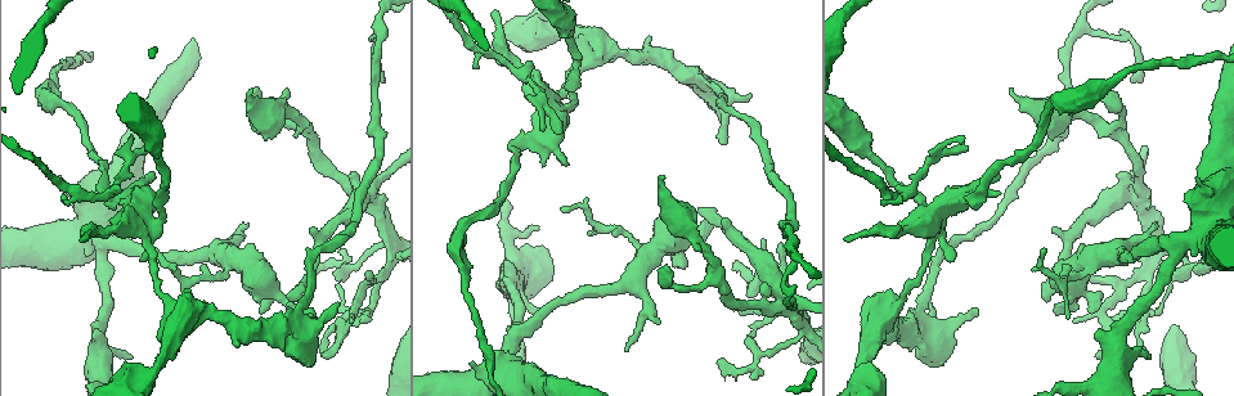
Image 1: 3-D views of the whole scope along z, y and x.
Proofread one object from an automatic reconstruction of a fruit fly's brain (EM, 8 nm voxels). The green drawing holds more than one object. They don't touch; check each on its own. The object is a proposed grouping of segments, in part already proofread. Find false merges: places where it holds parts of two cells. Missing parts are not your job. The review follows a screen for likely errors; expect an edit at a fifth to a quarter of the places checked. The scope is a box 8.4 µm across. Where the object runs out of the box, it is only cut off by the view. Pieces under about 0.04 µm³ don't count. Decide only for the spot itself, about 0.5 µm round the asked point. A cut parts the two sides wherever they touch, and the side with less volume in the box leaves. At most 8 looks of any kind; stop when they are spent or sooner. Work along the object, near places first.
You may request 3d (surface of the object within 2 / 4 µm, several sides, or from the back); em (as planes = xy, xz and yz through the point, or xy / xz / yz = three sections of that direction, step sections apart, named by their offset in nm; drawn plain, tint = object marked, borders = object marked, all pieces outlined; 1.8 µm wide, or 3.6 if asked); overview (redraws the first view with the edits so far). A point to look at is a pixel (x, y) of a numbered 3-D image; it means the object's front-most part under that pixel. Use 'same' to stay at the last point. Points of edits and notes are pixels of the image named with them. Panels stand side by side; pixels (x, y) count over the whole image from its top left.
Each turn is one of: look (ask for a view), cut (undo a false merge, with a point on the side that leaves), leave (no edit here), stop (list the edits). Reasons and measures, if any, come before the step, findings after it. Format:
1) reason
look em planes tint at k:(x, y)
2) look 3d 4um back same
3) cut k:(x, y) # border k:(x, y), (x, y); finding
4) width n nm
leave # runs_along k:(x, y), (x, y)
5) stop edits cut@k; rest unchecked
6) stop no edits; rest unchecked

abrupt turn
look 3d 4um at 1:(391, 270)

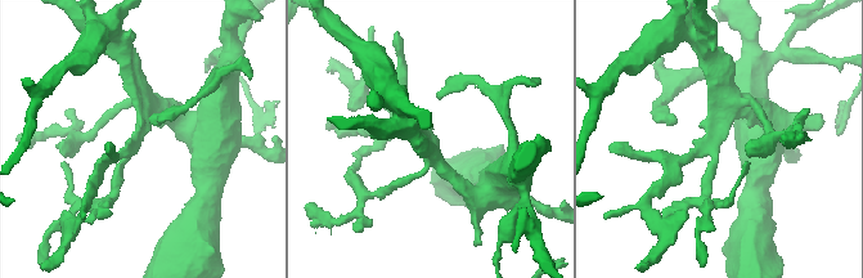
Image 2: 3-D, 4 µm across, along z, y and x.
now the EM
look em yz step 8 tint at 2:(137, 139)

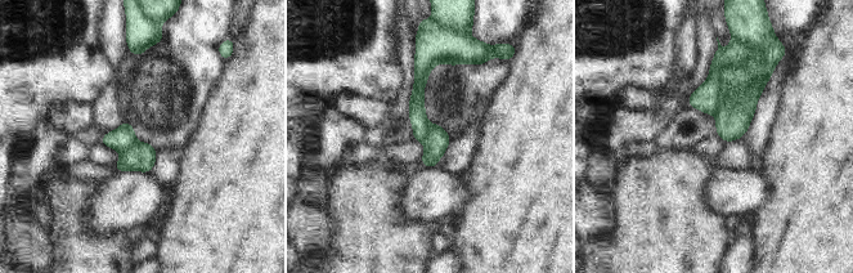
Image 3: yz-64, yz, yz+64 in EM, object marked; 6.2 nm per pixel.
width 160 nm
cut 3:(705, 98) # two cells meet here

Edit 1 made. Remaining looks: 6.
see it whole again
look overview

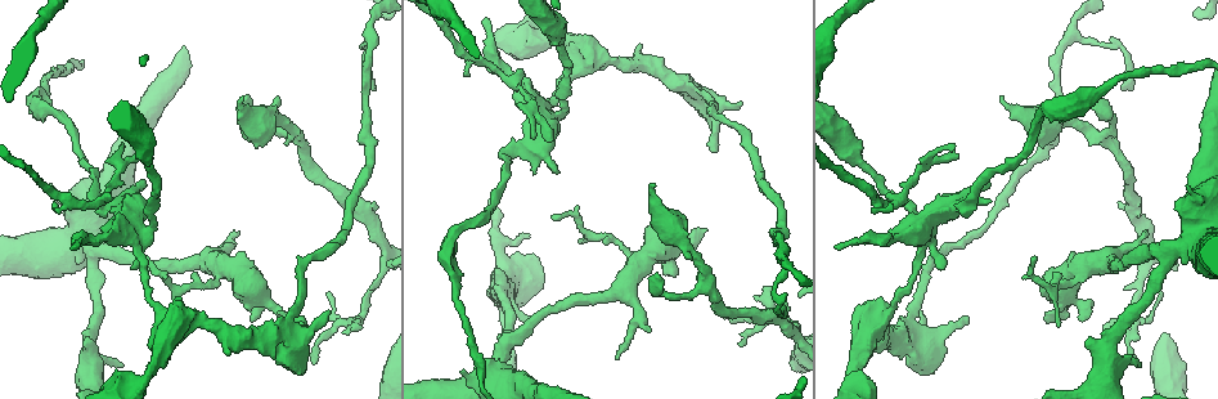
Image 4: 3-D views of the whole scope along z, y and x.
abrupt turn
look em xz step 8 plain at 4:(136, 244)

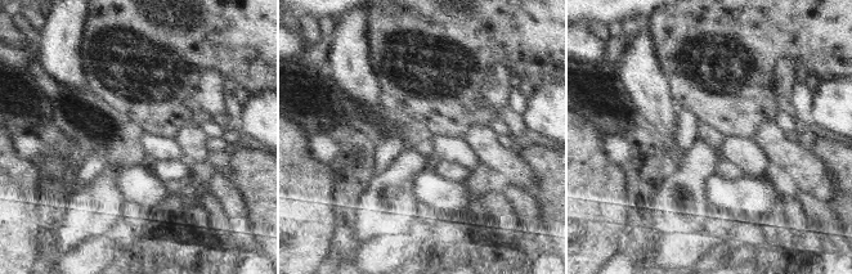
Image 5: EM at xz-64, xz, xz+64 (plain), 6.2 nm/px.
look em xz step 8 tint same

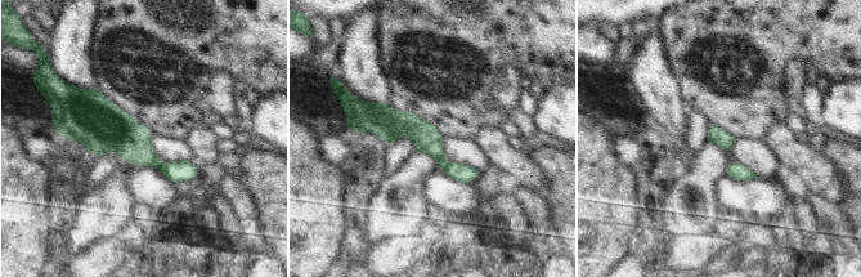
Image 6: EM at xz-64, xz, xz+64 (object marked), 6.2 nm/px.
cut 6:(454, 170) # border 6:(444, 161), (439, 165); two cells meet here

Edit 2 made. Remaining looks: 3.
look overview

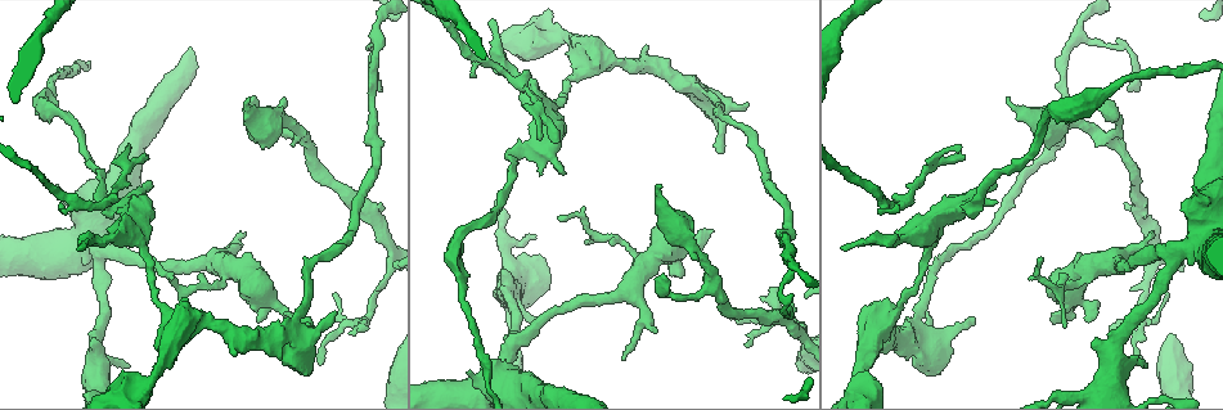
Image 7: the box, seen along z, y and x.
sudden change in width
look 3d 4um at 7:(882, 320)

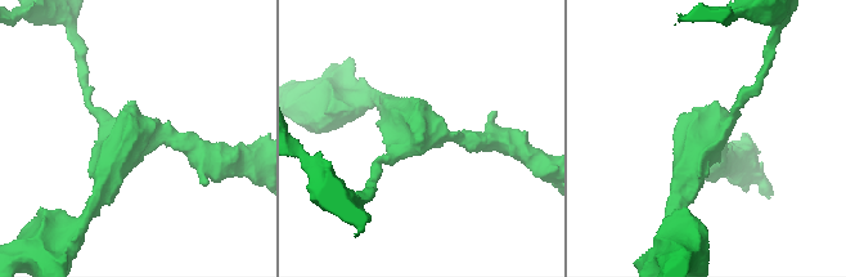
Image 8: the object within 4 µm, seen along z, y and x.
need the tissue
look em 3.6um planes borders at 8:(710, 130)

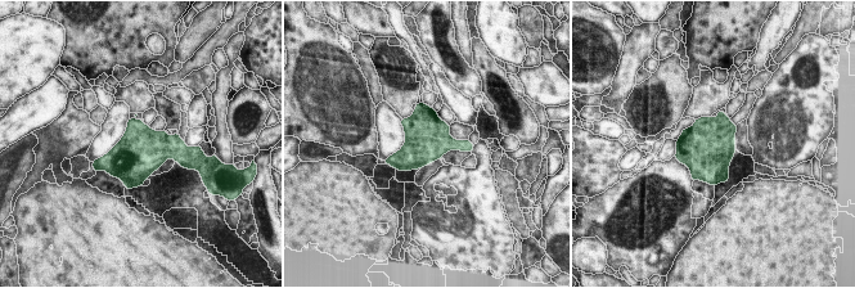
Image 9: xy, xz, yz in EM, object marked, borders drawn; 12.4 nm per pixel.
leave # continuous, no second cell

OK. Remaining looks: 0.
stop edits cut@3, cut@6; rest unchecked

